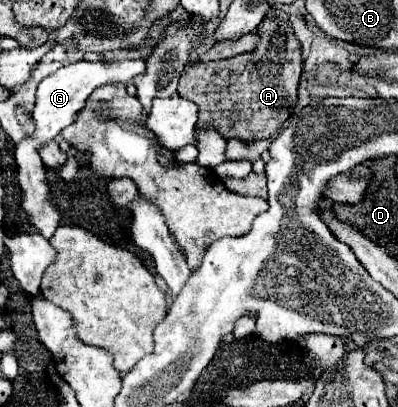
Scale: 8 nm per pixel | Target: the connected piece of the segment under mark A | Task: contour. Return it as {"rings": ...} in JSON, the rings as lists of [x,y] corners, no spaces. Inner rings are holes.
{"rings":[[[265,17],[263,23],[257,27],[259,43],[251,53],[235,55],[223,61],[209,61],[209,63],[191,63],[183,69],[183,77],[179,79],[179,97],[193,101],[199,107],[199,121],[197,129],[213,127],[225,139],[243,139],[243,141],[259,141],[277,135],[283,123],[293,115],[297,103],[297,87],[303,71],[303,59],[299,51],[299,41],[295,39],[291,25],[287,19],[281,17]]]}

